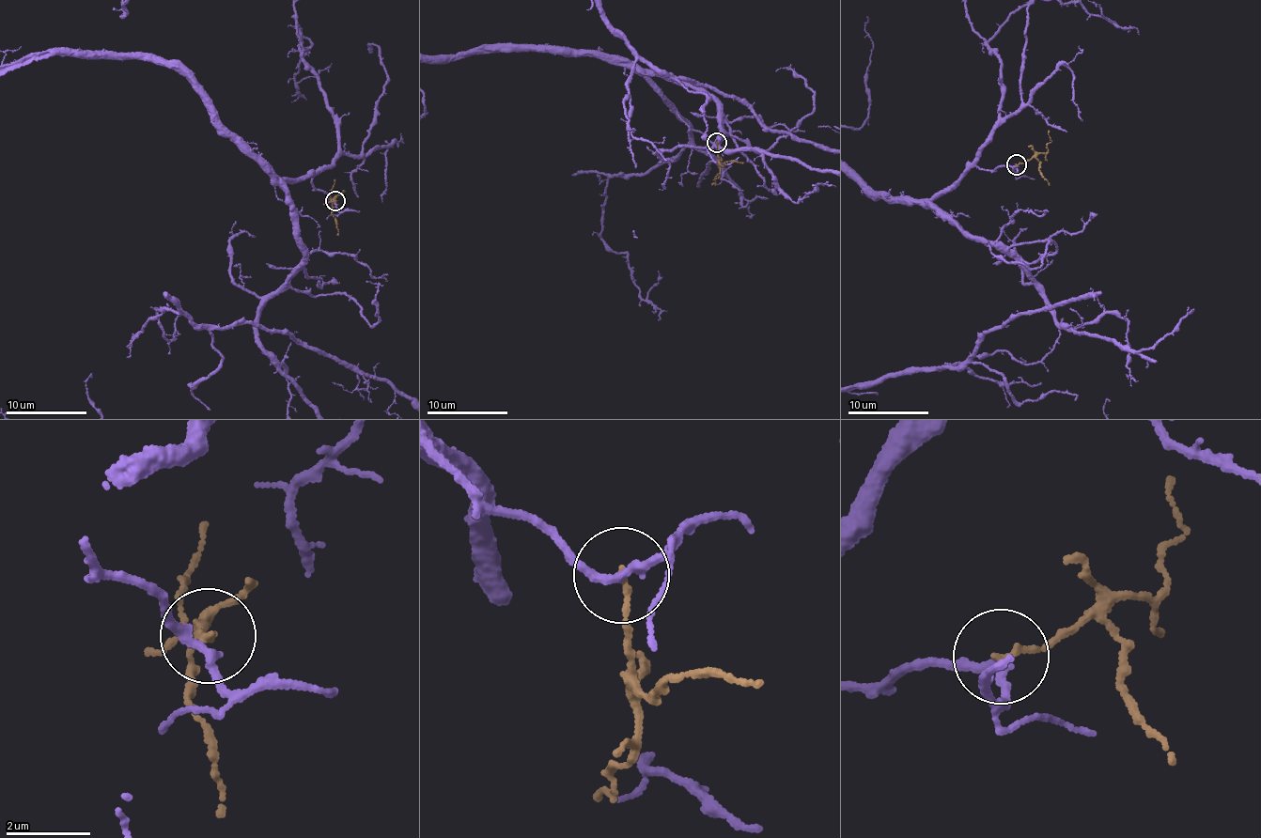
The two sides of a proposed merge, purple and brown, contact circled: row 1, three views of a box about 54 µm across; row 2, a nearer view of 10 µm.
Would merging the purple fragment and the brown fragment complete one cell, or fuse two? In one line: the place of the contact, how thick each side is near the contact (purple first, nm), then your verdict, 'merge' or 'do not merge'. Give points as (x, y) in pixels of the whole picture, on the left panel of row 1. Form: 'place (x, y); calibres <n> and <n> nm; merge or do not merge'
place (335, 201); calibres 200 and 140 nm; do not merge

